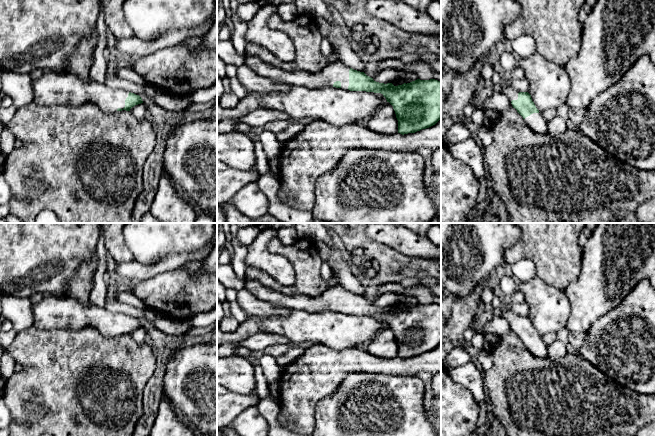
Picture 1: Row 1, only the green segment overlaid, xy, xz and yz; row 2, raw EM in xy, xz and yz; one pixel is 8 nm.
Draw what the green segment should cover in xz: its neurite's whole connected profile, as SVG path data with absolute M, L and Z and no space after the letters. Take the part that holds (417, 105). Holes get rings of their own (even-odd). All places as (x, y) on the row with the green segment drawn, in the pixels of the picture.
M334 47L337 60L317 73L285 71L266 64L256 56L245 55L244 64L256 74L273 82L310 89L336 87L350 91L381 93L395 111L398 133L415 133L435 125L441 119L441 82L435 79L417 79L394 86L379 83L364 72L345 65Z

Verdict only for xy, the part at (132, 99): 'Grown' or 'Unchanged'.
Grown

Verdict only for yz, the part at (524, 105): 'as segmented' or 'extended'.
extended

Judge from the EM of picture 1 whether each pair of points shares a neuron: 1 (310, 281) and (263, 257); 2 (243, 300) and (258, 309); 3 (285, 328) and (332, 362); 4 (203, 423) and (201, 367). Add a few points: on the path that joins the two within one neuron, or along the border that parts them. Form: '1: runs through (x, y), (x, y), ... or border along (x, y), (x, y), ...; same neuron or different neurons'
1: border along (280, 255), (295, 272), (295, 280), (289, 286); different neurons
2: runs through (247, 301), (254, 307); same neuron
3: border along (318, 342), (334, 349), (341, 349); different neurons
4: runs through (203, 409), (202, 381); same neuron

